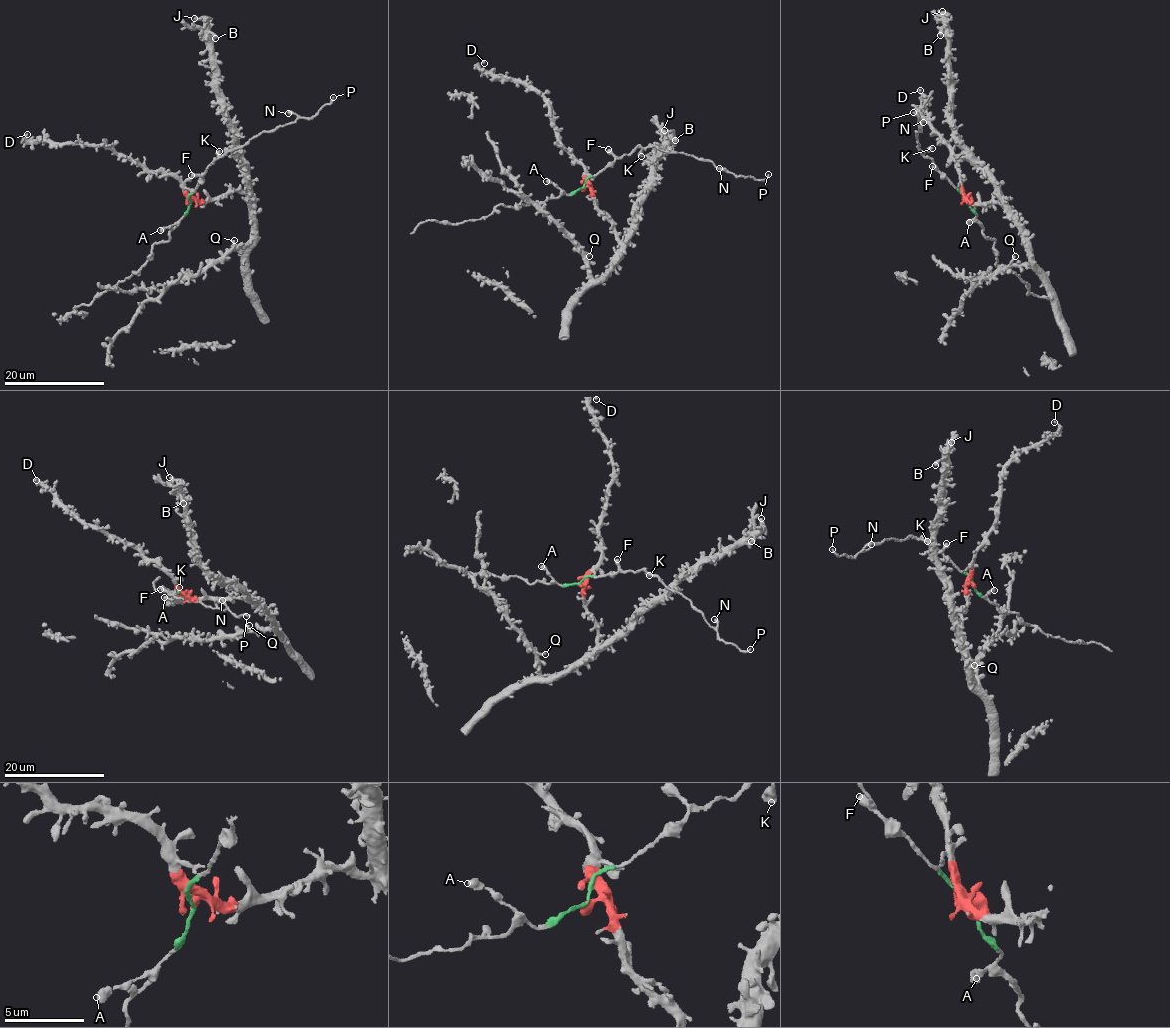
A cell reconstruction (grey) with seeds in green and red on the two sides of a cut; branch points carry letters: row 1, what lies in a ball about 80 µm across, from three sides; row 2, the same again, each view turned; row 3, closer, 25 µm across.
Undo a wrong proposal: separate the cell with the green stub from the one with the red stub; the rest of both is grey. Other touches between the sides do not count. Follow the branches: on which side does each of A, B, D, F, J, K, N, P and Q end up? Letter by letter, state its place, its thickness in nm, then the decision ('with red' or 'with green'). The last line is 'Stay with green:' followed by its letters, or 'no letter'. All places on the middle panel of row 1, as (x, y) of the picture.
A: place (546, 181); calibre 500 nm; with green
B: place (675, 140); calibre 460 nm; with red
D: place (484, 63); calibre 160 nm; with red
F: place (608, 149); calibre 500 nm; with green
J: place (664, 130); calibre 360 nm; with red
K: place (641, 156); calibre 480 nm; with green
N: place (719, 168); calibre 400 nm; with green
P: place (768, 174); calibre 160 nm; with green
Q: place (589, 256); calibre 240 nm; with red
Stay with green: A, F, K, N, P

